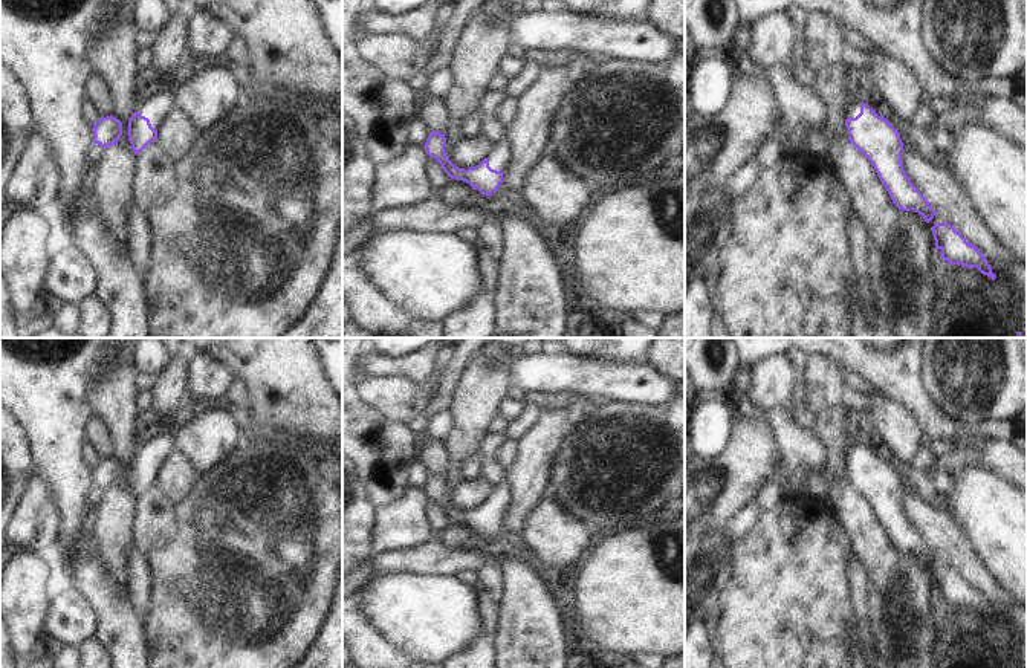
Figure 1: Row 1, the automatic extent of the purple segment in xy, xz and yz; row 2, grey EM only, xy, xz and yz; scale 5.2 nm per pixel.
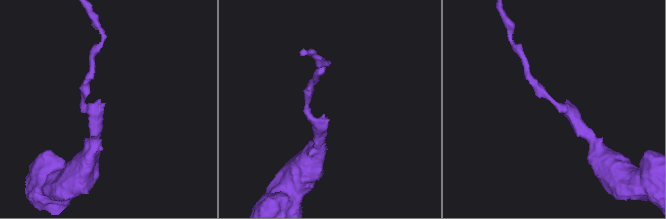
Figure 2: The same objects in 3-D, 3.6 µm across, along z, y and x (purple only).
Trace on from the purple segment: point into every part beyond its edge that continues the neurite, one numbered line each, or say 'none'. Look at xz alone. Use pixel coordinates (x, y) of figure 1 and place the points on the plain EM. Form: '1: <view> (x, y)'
1: xz (498, 499)

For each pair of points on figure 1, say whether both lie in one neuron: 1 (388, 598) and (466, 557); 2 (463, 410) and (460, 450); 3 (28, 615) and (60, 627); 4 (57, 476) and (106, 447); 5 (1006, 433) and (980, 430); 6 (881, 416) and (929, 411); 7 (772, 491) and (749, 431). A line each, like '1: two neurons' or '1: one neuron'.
1: two neurons
2: one neuron
3: two neurons
4: two neurons
5: one neuron
6: two neurons
7: two neurons

